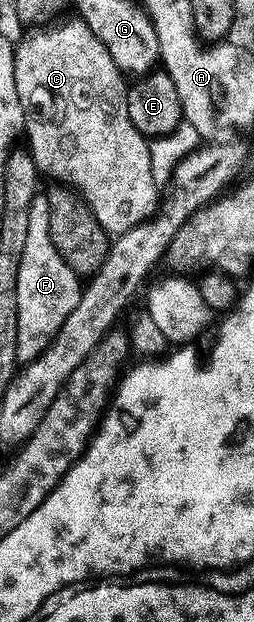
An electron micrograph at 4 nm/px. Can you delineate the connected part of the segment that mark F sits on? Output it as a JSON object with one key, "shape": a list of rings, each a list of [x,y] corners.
{"shape":[[[39,195],[35,197],[32,211],[28,214],[28,235],[16,279],[16,355],[19,362],[34,361],[47,349],[60,327],[64,327],[64,319],[72,315],[83,288],[78,274],[68,267],[68,263],[64,263],[60,251],[56,251],[52,243],[48,199]]]}

